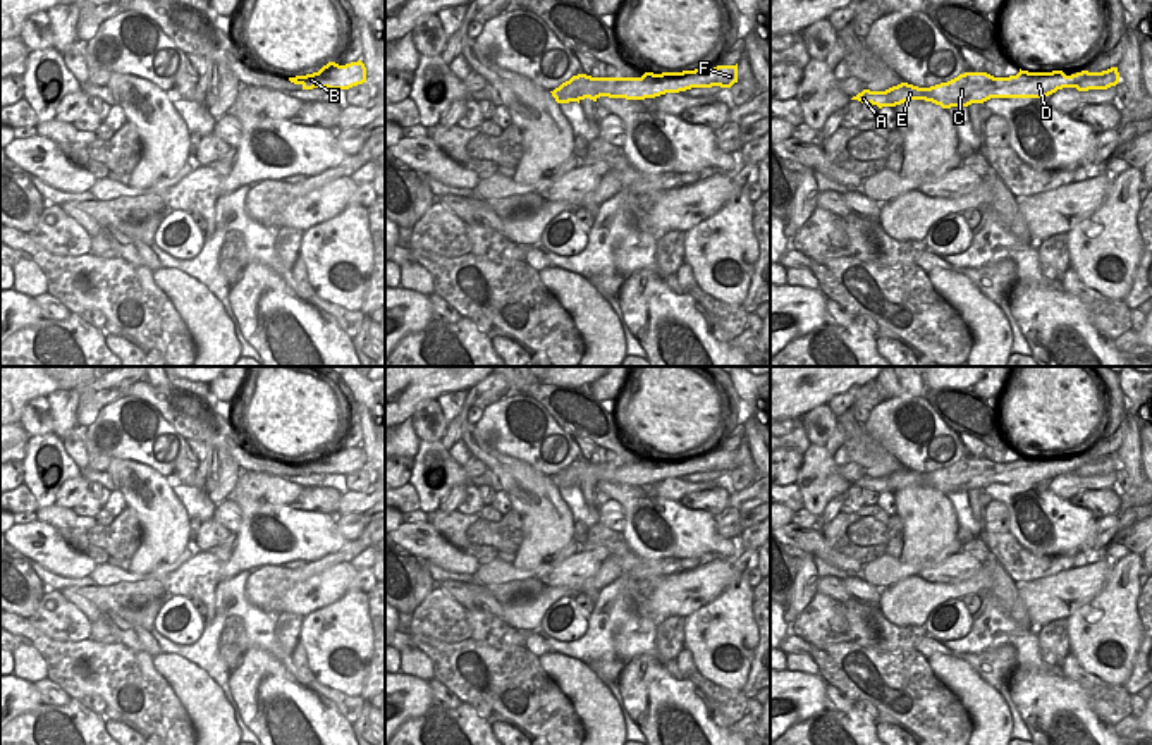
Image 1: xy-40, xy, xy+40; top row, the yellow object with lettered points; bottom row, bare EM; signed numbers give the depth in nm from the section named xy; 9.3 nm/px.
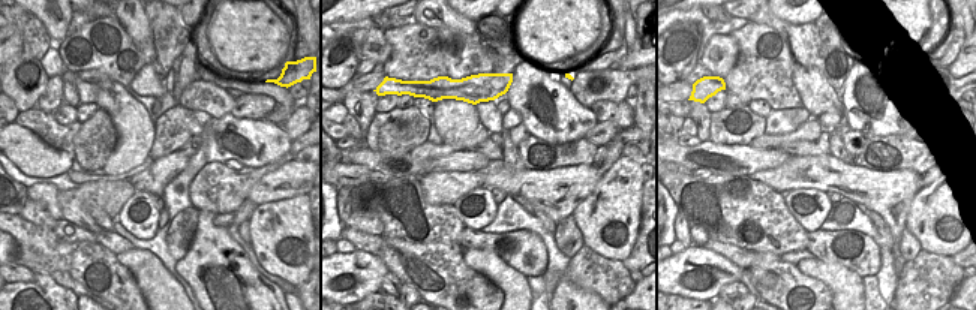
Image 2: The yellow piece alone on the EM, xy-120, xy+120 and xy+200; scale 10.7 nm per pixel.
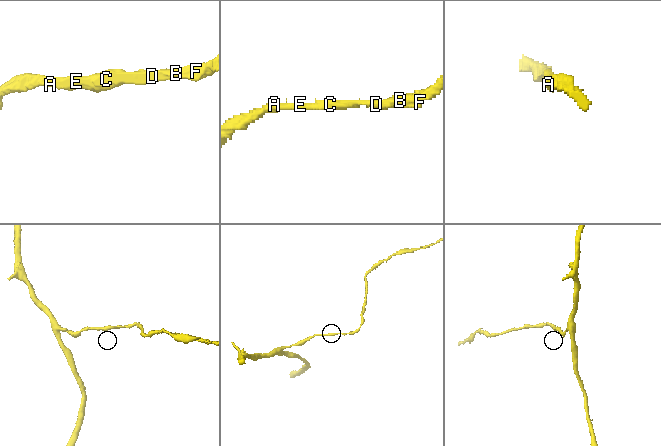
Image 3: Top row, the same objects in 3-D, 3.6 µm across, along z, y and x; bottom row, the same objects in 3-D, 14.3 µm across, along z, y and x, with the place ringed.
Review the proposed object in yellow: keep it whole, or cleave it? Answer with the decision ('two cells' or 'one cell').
one cell

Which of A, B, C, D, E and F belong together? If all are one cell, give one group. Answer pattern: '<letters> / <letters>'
A B C D E F

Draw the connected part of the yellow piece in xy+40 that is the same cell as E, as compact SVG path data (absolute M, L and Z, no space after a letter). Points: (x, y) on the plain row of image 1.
M1118 453L1102 458L1082 456L1071 461L1066 461L1063 456L1028 458L1021 454L1016 461L1009 463L994 463L987 458L965 458L930 473L901 468L885 477L863 475L851 485L872 489L879 494L896 492L910 485L925 485L942 494L951 494L983 489L990 483L1040 483L1063 473L1076 473L1078 477L1107 475L1118 468Z

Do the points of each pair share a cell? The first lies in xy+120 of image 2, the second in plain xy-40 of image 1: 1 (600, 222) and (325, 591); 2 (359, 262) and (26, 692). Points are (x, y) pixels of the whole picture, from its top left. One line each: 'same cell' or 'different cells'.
1: different cells
2: same cell

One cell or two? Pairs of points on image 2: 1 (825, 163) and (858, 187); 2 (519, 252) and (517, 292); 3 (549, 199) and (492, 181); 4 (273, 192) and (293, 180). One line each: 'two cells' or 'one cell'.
1: one cell
2: two cells
3: one cell
4: one cell

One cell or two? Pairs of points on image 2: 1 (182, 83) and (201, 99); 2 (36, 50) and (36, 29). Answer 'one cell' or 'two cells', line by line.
1: two cells
2: one cell

